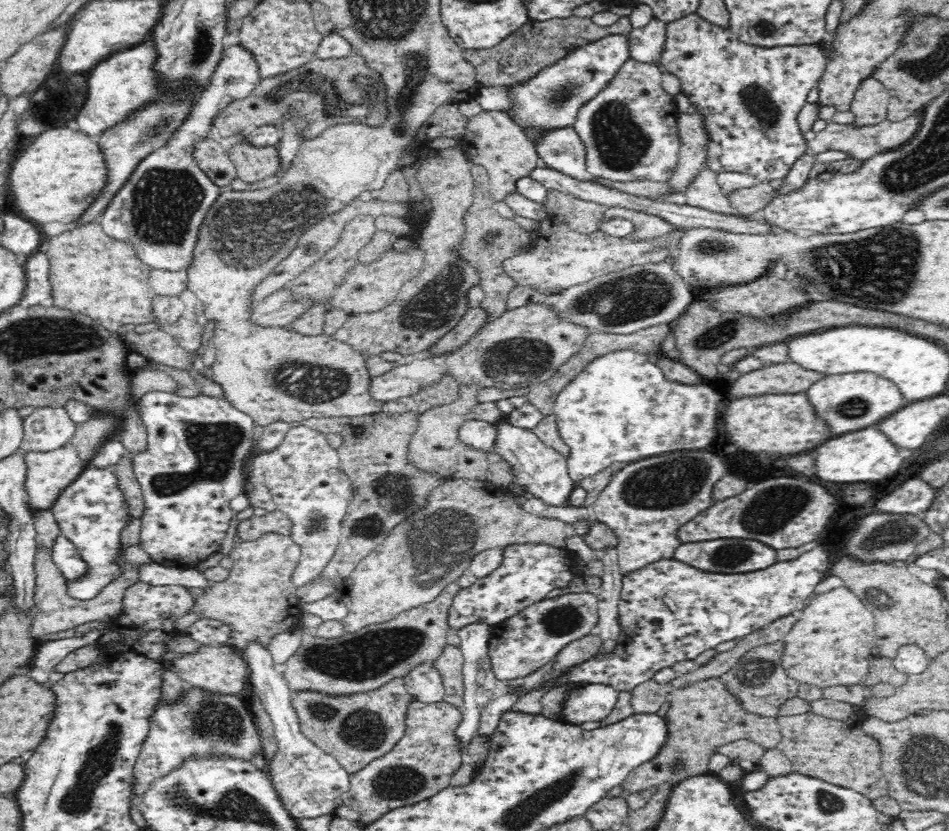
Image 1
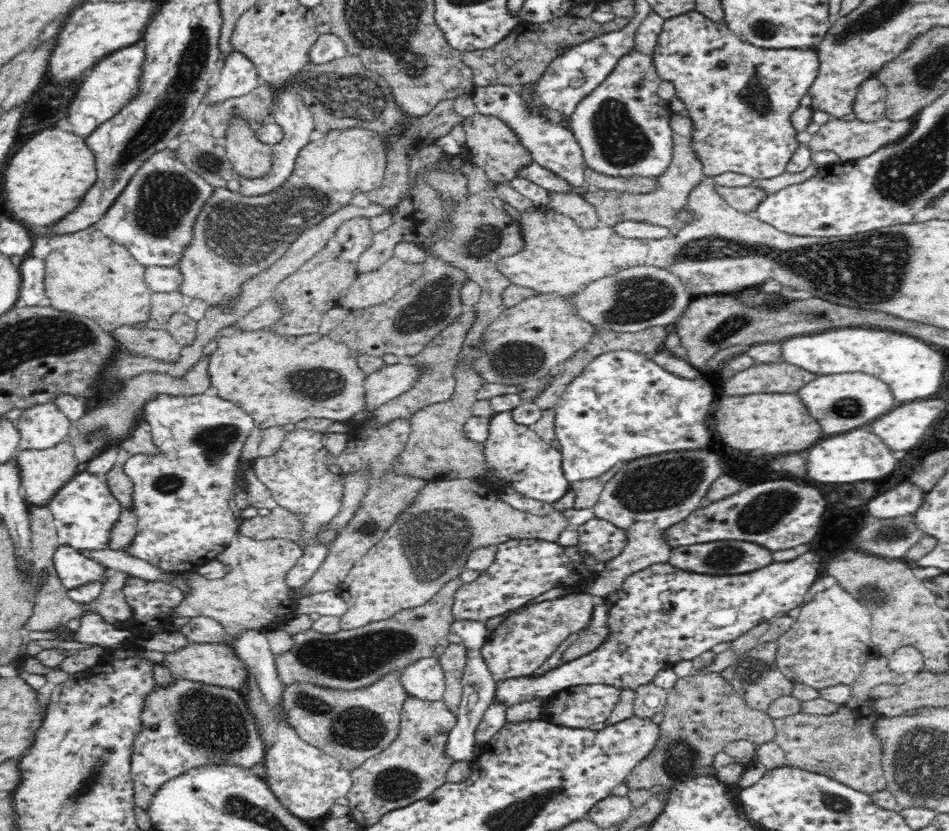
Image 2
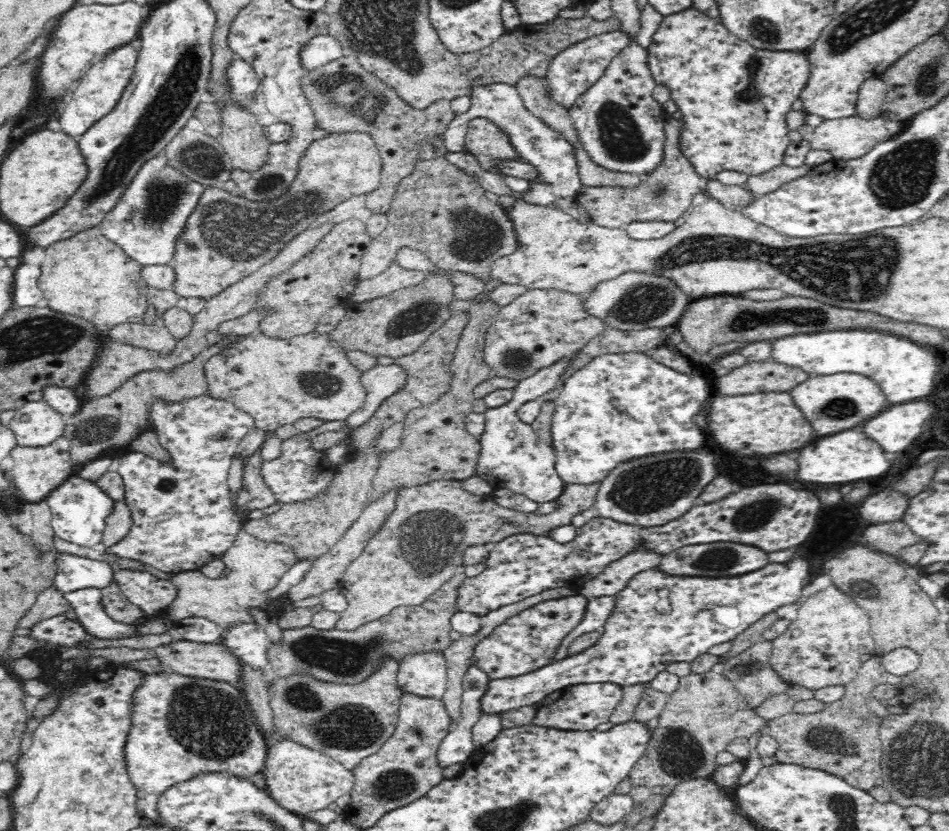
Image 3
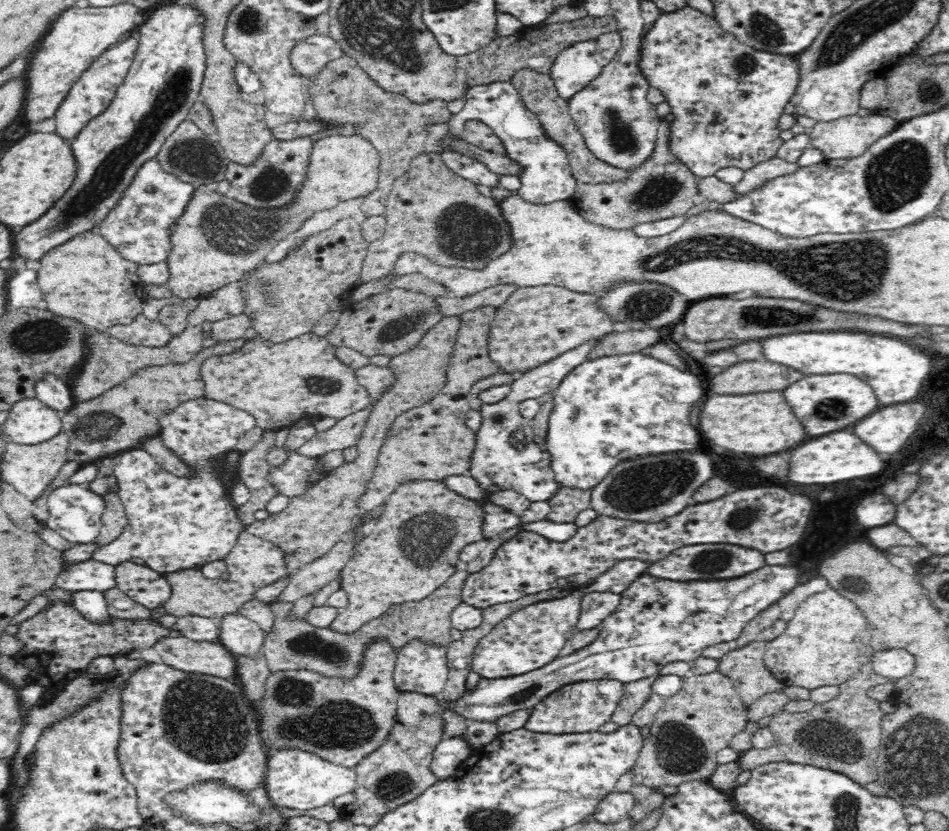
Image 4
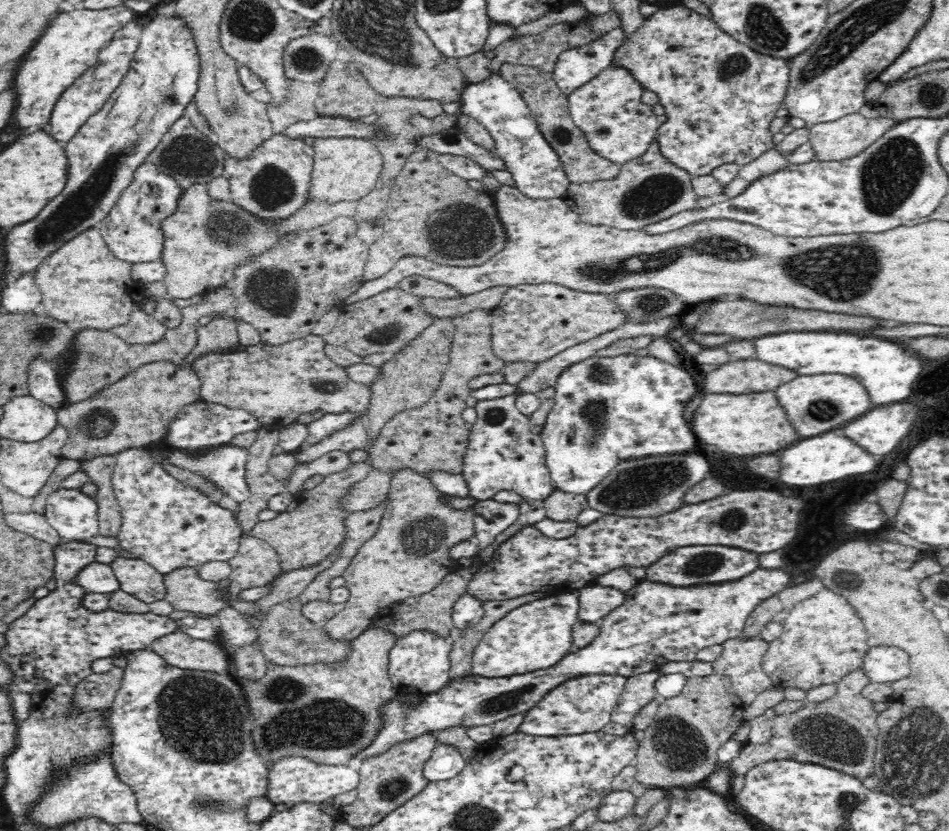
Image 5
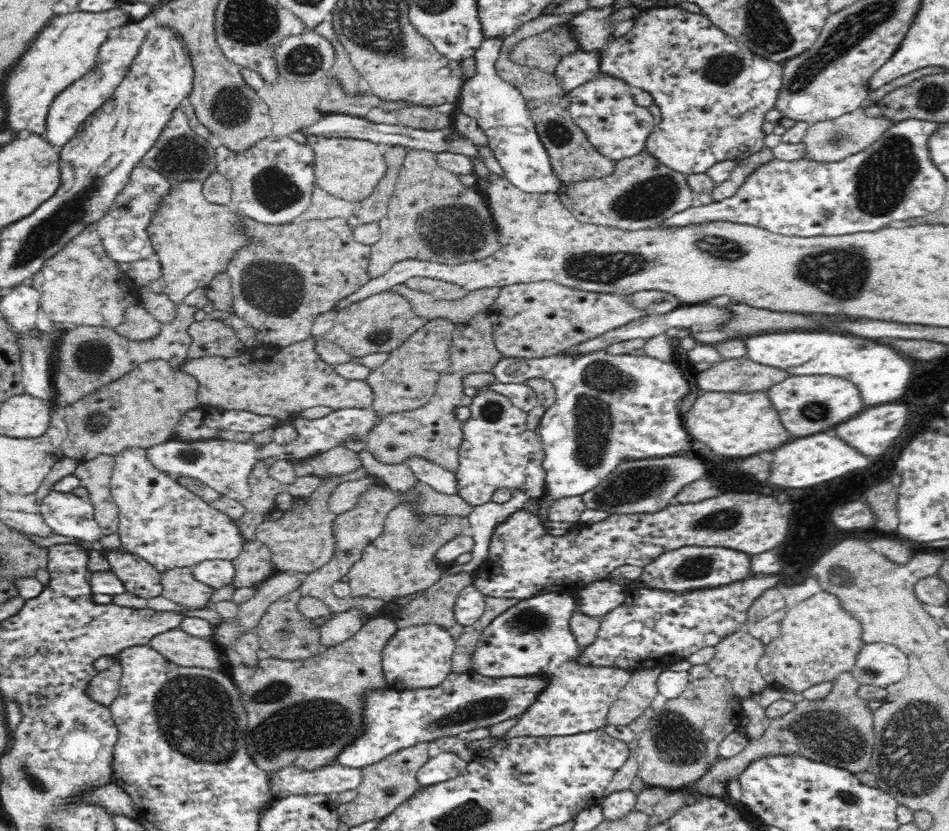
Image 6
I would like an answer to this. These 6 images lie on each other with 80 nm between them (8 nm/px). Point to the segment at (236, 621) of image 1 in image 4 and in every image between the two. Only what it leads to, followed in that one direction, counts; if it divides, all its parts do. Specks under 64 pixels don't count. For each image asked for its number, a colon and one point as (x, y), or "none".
2: (254, 595)
3: (254, 566)
4: (253, 563)

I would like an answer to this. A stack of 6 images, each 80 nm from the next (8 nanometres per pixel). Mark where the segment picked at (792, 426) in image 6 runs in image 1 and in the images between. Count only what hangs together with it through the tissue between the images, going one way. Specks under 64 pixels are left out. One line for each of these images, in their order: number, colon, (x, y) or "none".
1: (852, 401)
2: (842, 402)
3: (833, 403)
4: (825, 403)
5: (815, 403)

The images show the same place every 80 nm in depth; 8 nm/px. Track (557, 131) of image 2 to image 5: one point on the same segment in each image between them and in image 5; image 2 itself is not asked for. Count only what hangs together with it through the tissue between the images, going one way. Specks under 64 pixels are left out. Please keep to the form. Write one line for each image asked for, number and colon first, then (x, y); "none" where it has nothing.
3: (554, 157)
4: (547, 176)
5: (535, 165)

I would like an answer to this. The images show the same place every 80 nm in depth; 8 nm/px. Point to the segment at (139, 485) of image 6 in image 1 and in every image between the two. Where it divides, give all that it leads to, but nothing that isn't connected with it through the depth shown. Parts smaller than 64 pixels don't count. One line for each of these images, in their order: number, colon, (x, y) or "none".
1: (191, 468)
2: (182, 492)
3: (183, 518)
4: (174, 523)
5: (170, 525)

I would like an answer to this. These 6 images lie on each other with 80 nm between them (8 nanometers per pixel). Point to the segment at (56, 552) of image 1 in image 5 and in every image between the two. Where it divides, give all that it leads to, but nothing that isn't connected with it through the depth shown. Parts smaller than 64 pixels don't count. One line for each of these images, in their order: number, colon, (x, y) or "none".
2: (74, 569)
3: (73, 572)
4: (91, 574)
5: (97, 577)

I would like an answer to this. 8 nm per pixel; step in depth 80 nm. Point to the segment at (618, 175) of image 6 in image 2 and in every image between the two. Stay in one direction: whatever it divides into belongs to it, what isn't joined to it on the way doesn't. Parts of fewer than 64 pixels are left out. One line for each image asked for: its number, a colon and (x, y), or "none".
2: (658, 208)
3: (665, 194)
4: (663, 187)
5: (650, 188)

